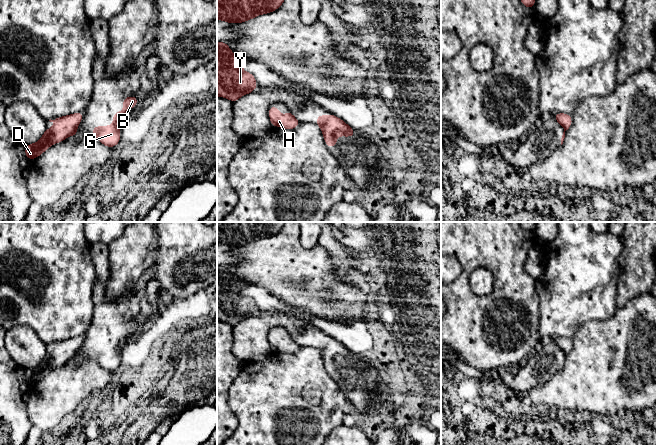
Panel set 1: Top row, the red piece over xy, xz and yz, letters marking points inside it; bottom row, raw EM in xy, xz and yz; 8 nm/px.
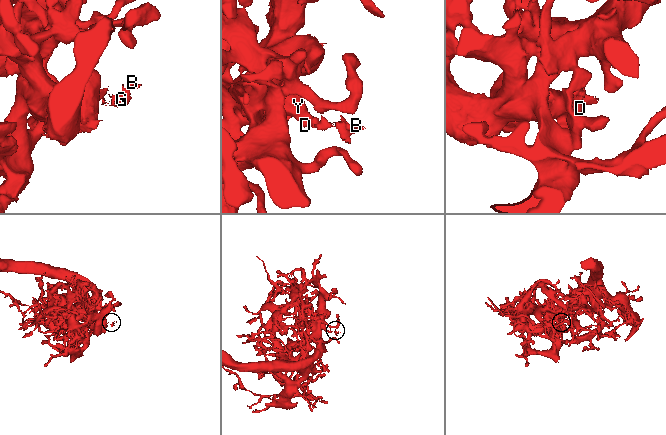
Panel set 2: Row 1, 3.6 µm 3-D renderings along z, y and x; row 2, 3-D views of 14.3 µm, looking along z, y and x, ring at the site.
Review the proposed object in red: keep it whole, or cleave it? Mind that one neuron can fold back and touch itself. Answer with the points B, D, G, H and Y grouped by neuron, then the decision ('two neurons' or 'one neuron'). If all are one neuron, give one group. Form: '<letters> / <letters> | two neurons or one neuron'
B G / D H Y | two neurons

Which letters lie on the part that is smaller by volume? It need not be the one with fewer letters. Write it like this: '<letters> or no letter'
B, G

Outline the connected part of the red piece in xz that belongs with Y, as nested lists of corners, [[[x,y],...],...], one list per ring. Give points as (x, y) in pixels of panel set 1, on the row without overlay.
[[[217,266],[217,320],[236,326],[258,310],[253,298],[242,294],[245,283],[236,280],[225,266]]]

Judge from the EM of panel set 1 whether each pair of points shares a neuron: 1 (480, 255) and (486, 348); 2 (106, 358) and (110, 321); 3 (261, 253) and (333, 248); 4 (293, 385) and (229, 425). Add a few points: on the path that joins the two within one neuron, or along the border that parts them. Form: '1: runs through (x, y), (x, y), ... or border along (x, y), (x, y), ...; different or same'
1: runs through (464, 278), (464, 309), (473, 325); same
2: runs through (106, 349), (106, 330); same
3: border along (319, 243), (332, 259), (334, 270); different
4: border along (228, 398), (228, 406), (238, 422), (232, 435); different

